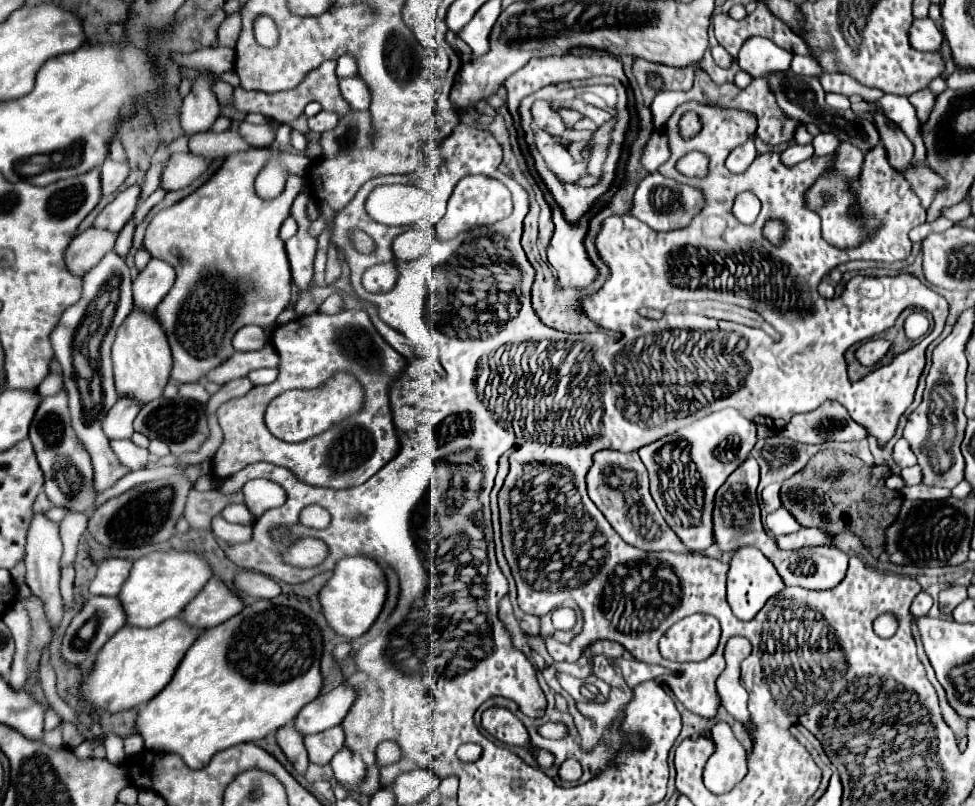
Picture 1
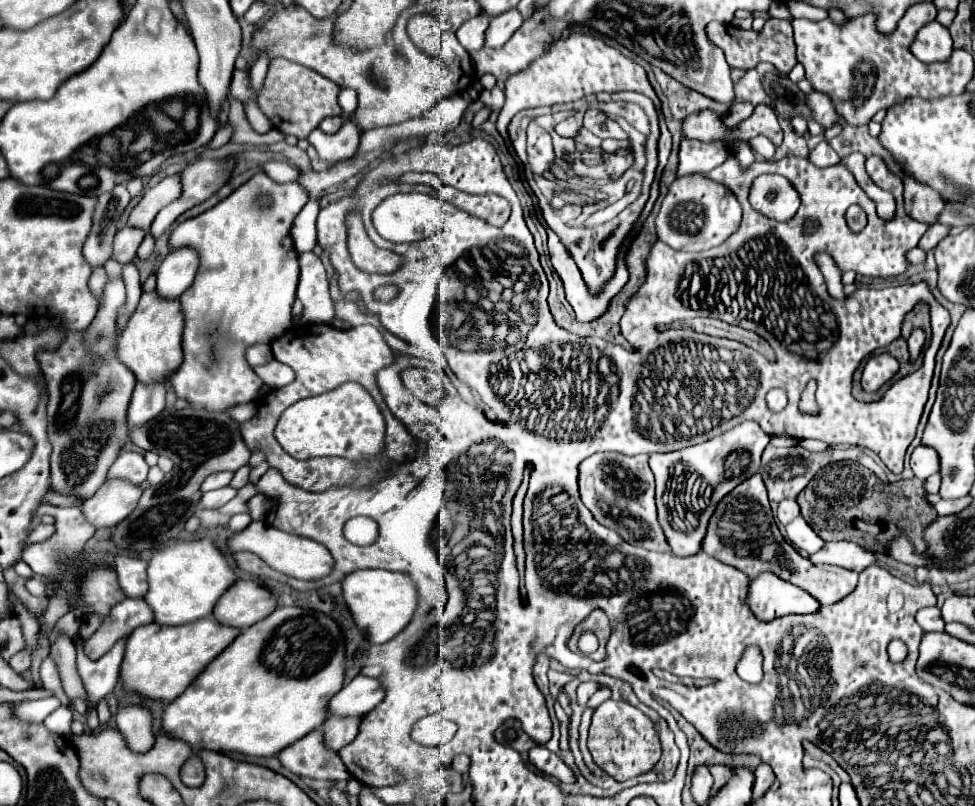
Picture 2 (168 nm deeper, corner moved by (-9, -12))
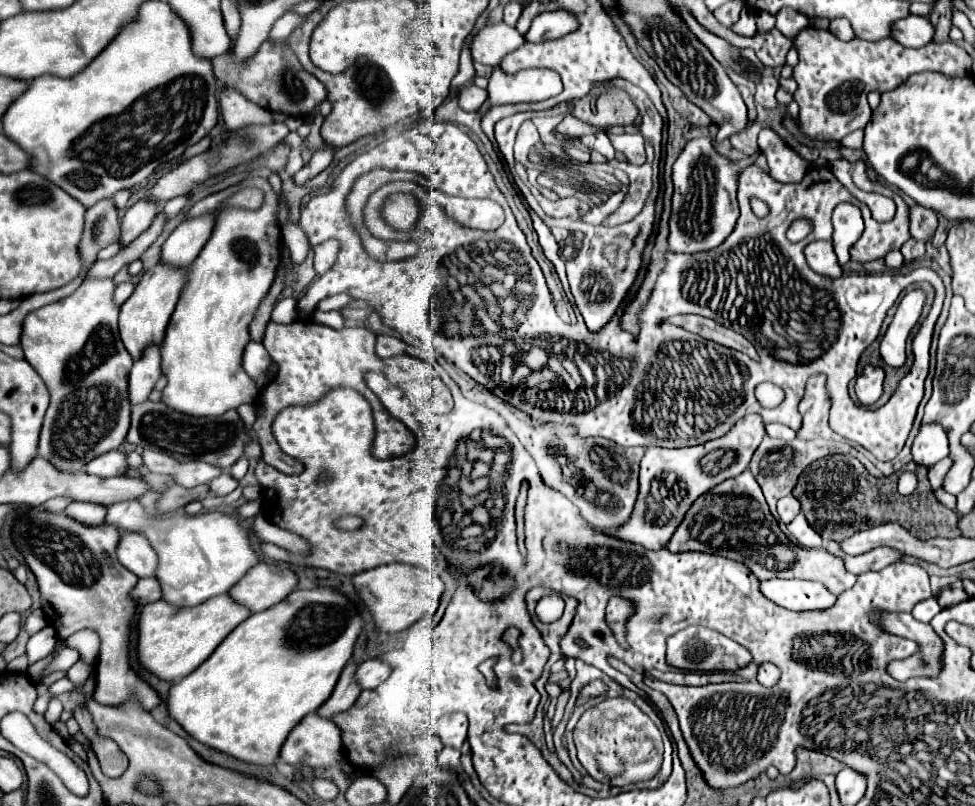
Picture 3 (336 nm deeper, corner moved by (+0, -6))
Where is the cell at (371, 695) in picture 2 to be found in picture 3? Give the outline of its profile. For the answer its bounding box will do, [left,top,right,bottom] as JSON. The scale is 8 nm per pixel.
[355,660,391,690]

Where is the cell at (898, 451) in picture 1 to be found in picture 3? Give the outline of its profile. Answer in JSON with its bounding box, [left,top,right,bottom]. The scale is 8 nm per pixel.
[911,424,949,466]

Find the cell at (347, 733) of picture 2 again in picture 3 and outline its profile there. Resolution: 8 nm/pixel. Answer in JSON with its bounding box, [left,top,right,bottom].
[317,664,361,720]

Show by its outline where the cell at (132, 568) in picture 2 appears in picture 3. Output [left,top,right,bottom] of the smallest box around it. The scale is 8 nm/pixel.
[117,532,157,578]

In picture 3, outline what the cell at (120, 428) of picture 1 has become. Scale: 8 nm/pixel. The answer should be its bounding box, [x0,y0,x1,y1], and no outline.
[129,346,161,406]

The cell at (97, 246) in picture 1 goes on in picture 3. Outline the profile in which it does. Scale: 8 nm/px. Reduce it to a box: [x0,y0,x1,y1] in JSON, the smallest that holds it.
[121,200,161,246]

